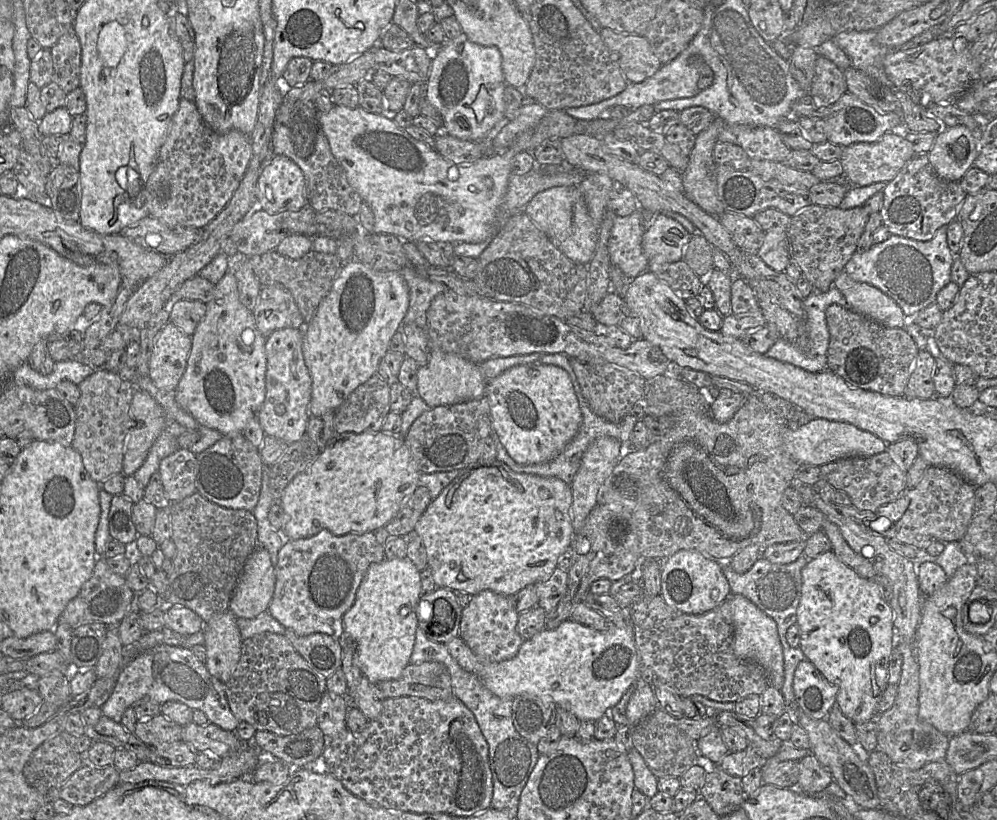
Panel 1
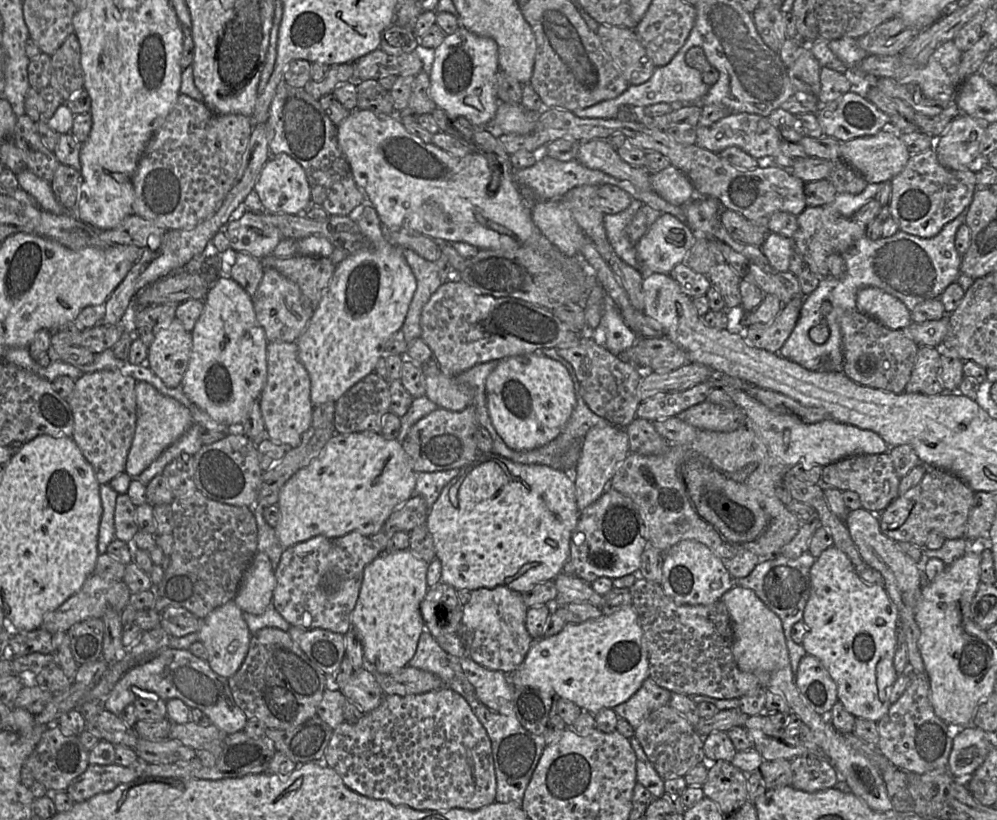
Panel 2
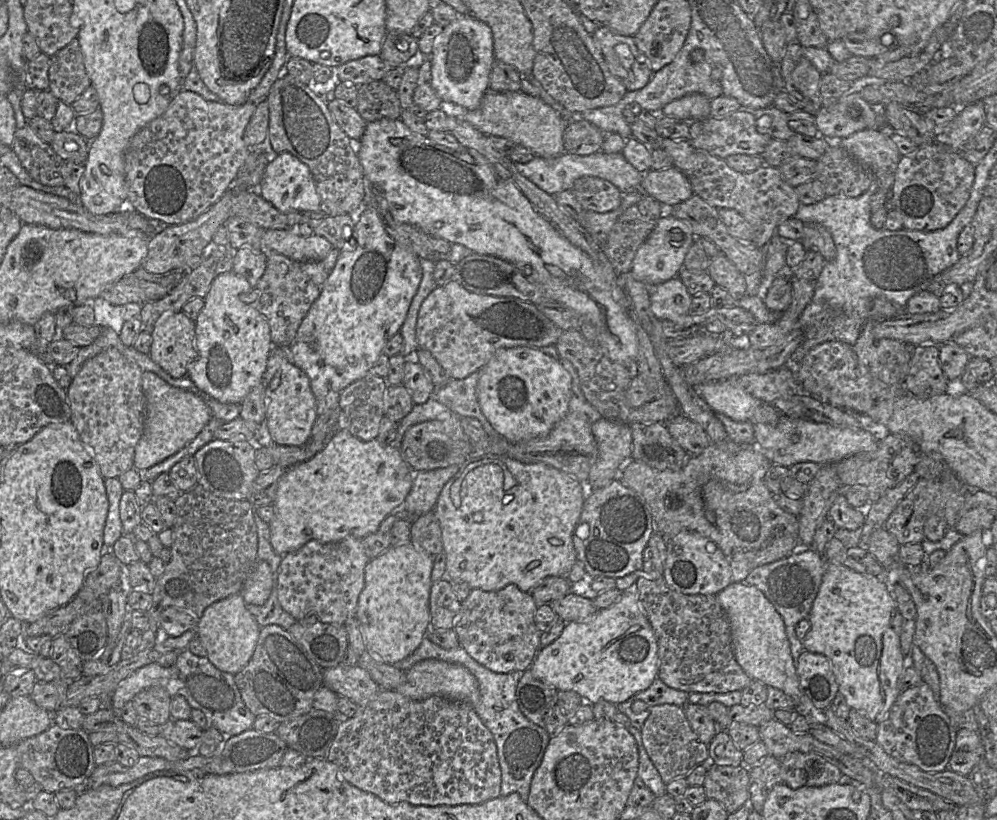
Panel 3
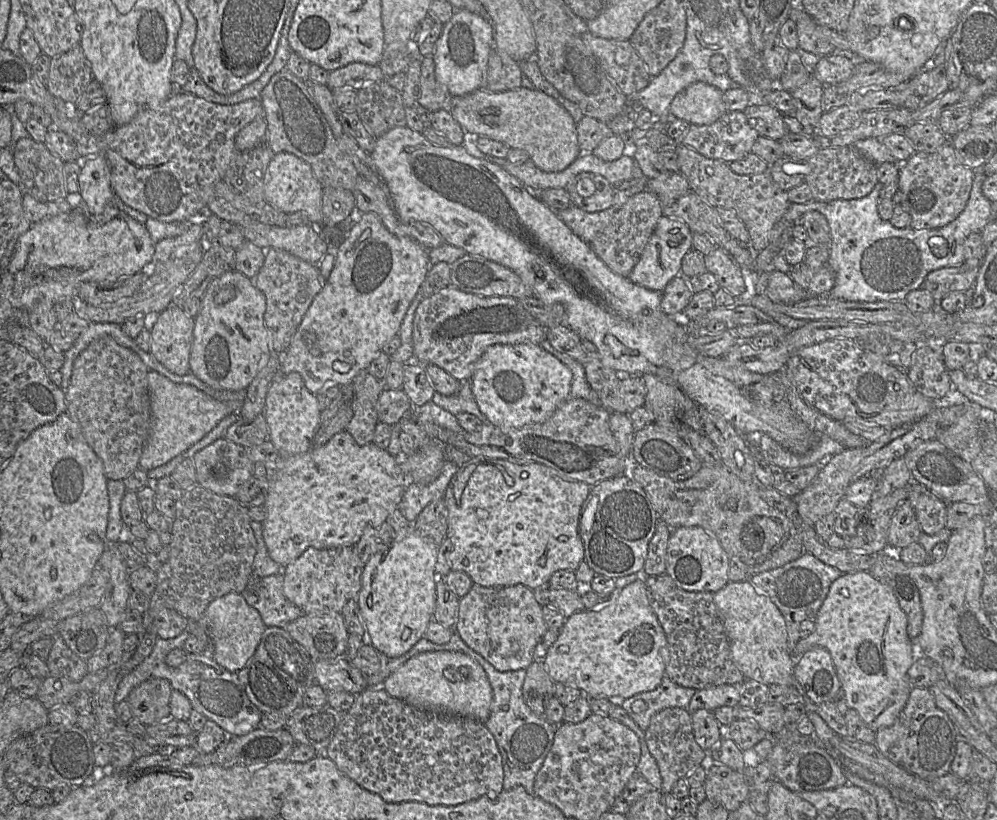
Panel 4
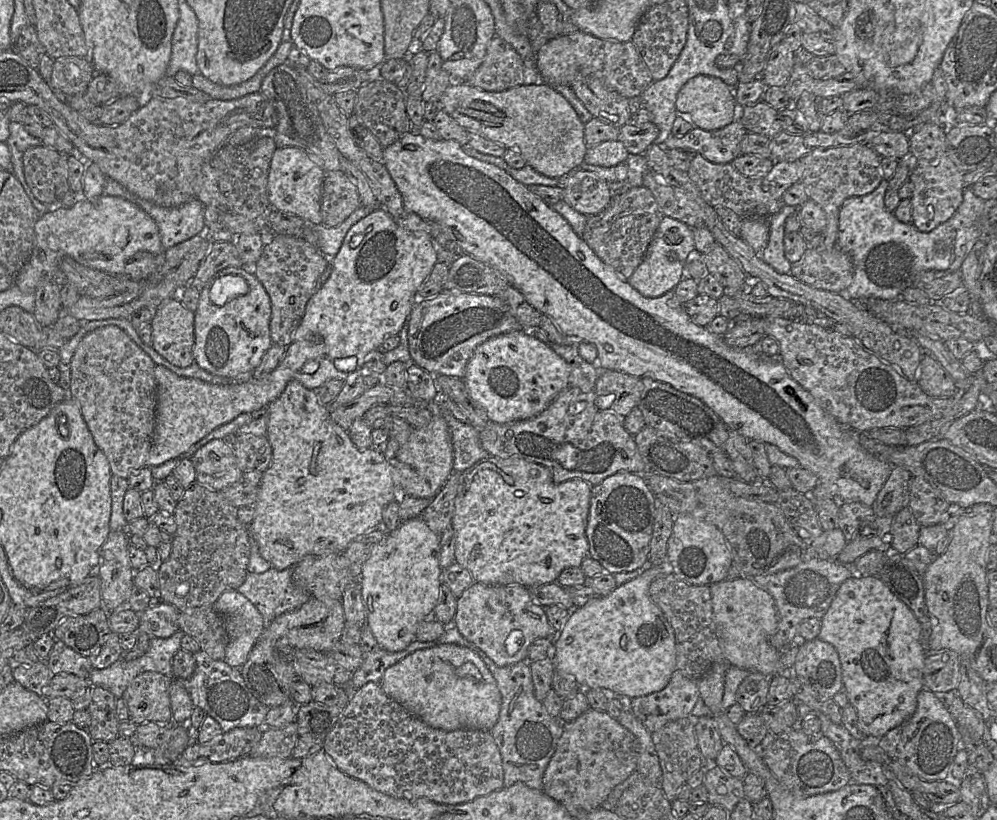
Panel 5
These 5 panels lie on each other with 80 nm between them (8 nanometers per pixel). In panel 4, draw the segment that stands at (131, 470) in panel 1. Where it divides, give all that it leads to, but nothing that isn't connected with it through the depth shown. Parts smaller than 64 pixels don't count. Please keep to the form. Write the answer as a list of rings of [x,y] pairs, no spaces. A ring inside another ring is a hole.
[[[155,370],[147,375],[150,420],[149,432],[139,468],[150,471],[166,464],[209,433],[223,418],[239,413],[241,401],[219,401],[193,385],[176,383]]]

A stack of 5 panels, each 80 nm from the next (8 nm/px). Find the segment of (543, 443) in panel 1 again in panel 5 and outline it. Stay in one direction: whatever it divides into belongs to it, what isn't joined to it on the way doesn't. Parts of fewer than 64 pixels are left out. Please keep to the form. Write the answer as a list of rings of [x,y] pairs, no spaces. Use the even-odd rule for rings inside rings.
[[[524,331],[491,337],[480,344],[463,379],[471,398],[499,424],[534,417],[569,386],[571,366],[549,346]]]

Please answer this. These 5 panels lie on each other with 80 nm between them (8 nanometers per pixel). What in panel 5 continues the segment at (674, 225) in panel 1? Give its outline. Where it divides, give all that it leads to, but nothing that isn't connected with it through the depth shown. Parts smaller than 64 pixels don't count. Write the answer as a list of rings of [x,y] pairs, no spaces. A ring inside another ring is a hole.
[[[664,215],[644,259],[627,280],[643,296],[648,298],[659,297],[673,290],[686,276],[685,263],[687,257],[694,250],[693,230],[682,221]]]

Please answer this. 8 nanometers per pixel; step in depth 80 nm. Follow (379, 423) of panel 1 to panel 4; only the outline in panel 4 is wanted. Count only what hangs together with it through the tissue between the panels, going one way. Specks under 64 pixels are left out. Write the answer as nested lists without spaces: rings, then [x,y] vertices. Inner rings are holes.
[[[369,372],[360,373],[352,382],[354,397],[350,403],[353,417],[346,427],[359,445],[373,442],[376,425],[378,424],[377,402],[384,390],[383,381],[378,380]]]

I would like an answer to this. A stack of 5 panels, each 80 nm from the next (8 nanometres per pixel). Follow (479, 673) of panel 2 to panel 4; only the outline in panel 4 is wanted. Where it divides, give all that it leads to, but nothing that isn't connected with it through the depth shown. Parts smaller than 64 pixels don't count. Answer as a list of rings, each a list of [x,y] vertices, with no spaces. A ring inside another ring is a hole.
[[[454,631],[451,639],[445,644],[435,644],[422,637],[408,652],[399,657],[389,658],[379,653],[381,667],[376,674],[366,676],[368,687],[380,687],[392,672],[397,670],[410,658],[419,653],[429,651],[460,652],[468,655],[482,666],[493,694],[490,715],[483,724],[494,736],[501,754],[504,773],[503,790],[508,791],[516,786],[522,786],[529,795],[534,795],[535,778],[552,747],[557,726],[549,723],[544,716],[534,714],[524,702],[522,686],[526,676],[526,669],[507,672],[496,670],[480,654],[469,648],[458,633]]]

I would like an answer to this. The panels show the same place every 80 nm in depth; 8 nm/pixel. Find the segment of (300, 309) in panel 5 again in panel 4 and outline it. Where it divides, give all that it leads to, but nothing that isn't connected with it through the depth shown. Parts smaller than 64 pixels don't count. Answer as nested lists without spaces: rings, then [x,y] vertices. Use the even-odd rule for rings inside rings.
[[[270,248],[265,252],[265,261],[254,279],[255,286],[266,297],[265,325],[274,353],[283,355],[289,348],[303,317],[315,296],[323,287],[317,265],[310,264],[285,250]]]

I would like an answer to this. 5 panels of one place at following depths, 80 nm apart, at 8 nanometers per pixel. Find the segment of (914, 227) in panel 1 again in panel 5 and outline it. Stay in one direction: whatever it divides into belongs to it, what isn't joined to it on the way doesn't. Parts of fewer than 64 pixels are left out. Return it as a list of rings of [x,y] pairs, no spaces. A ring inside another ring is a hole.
[[[947,151],[931,161],[918,161],[912,169],[909,179],[913,185],[912,224],[921,232],[930,232],[948,221],[963,201],[964,172],[960,171]]]

